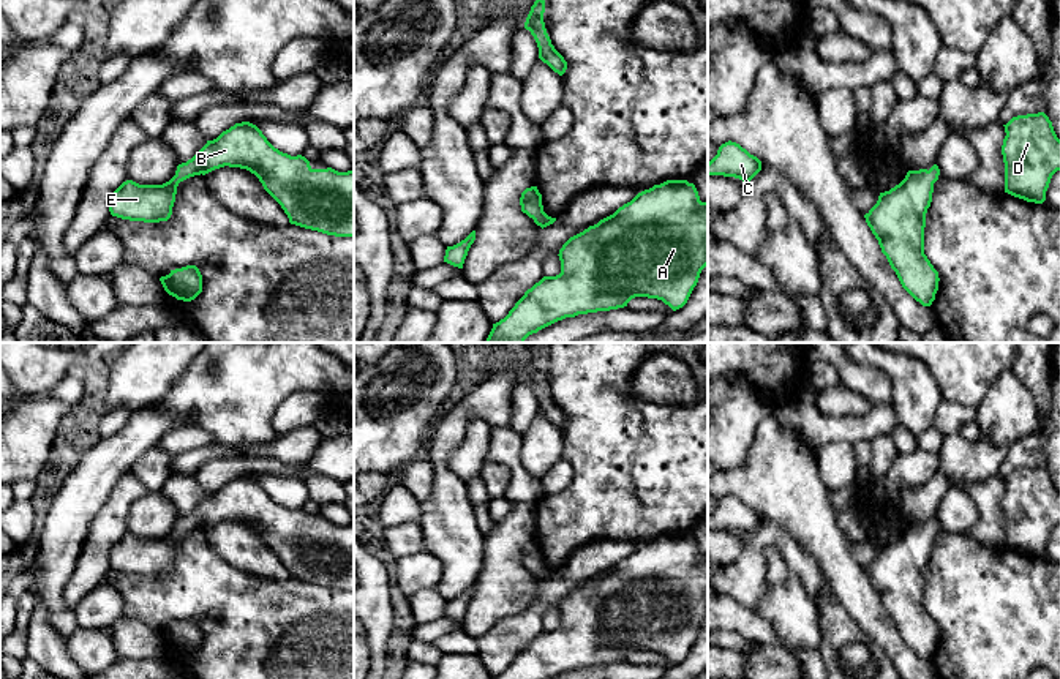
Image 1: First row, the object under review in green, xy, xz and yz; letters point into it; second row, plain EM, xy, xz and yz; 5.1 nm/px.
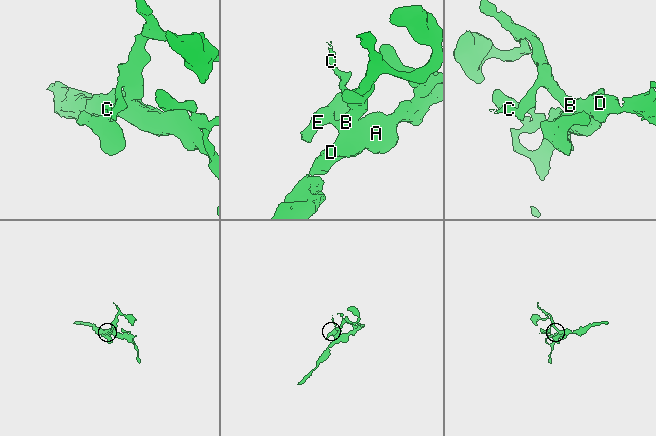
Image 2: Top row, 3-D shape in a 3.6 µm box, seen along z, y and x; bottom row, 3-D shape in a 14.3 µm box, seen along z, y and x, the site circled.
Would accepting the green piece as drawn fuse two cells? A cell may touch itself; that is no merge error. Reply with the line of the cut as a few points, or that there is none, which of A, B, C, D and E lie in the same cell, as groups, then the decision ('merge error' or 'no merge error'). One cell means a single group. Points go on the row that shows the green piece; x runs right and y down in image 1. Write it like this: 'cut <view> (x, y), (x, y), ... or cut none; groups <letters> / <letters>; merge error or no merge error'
cut none; groups A B C D E; no merge error

